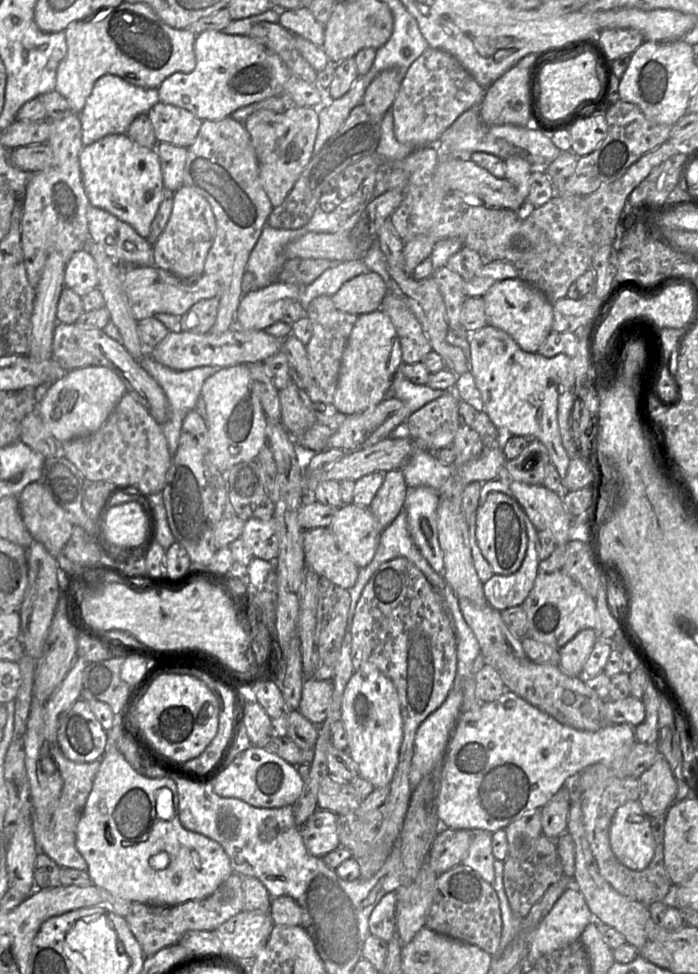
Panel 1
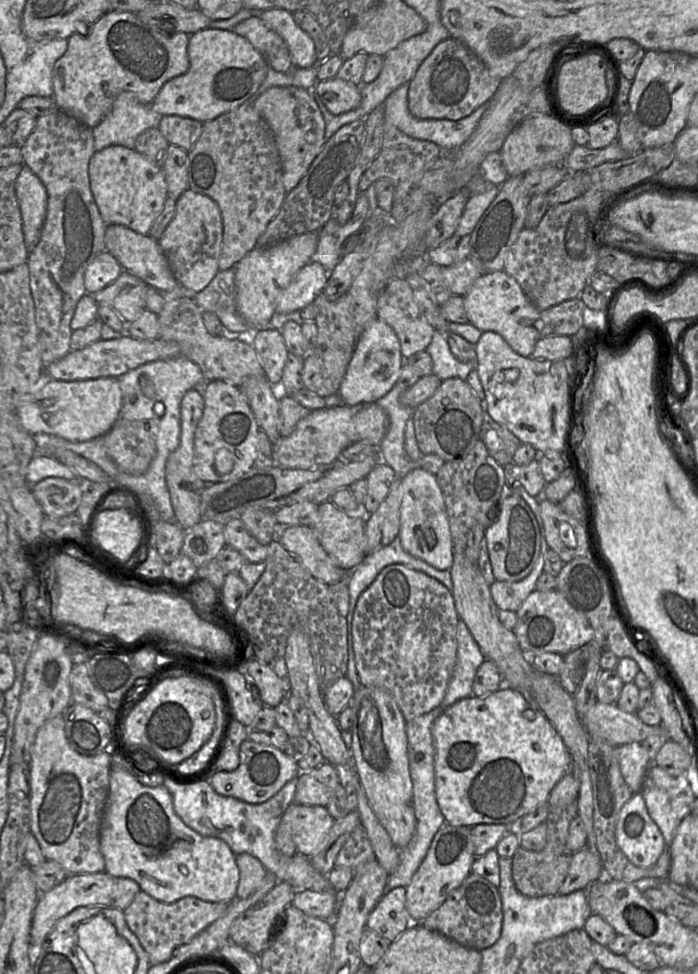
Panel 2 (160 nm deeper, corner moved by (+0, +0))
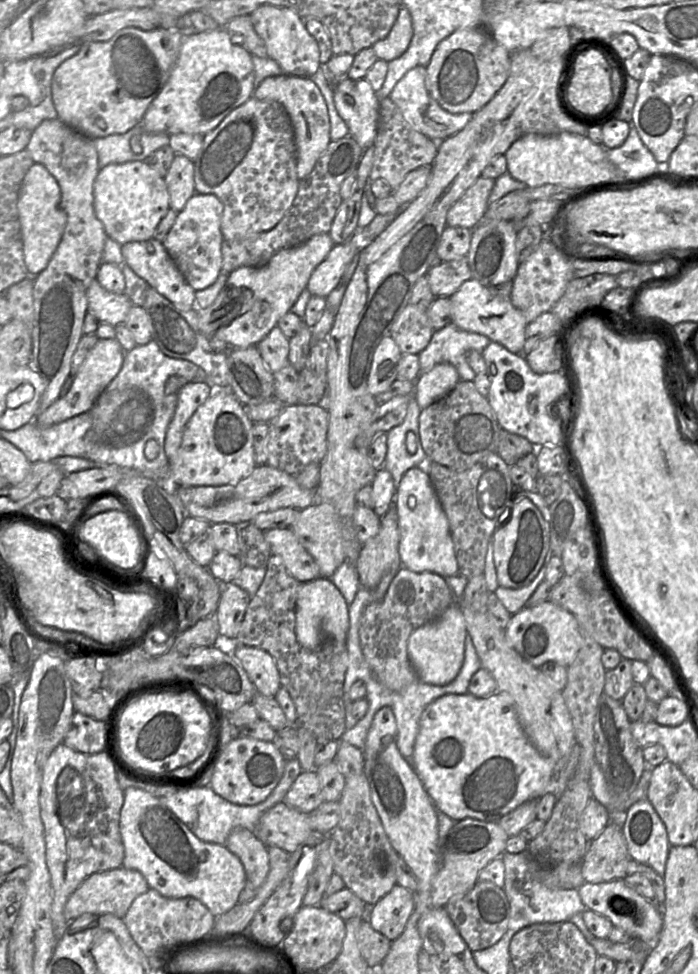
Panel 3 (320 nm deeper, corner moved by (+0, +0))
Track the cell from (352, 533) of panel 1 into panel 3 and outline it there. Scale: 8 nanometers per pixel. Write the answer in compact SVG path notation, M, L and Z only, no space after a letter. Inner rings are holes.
M315 502L300 510L290 529L319 566L321 577L330 579L347 561L340 522L332 505Z

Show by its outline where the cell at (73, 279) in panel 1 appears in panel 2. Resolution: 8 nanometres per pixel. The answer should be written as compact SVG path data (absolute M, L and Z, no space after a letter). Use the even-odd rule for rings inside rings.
M108 251L99 253L87 266L84 274L86 294L104 289L113 283L122 273L123 268L117 259Z

